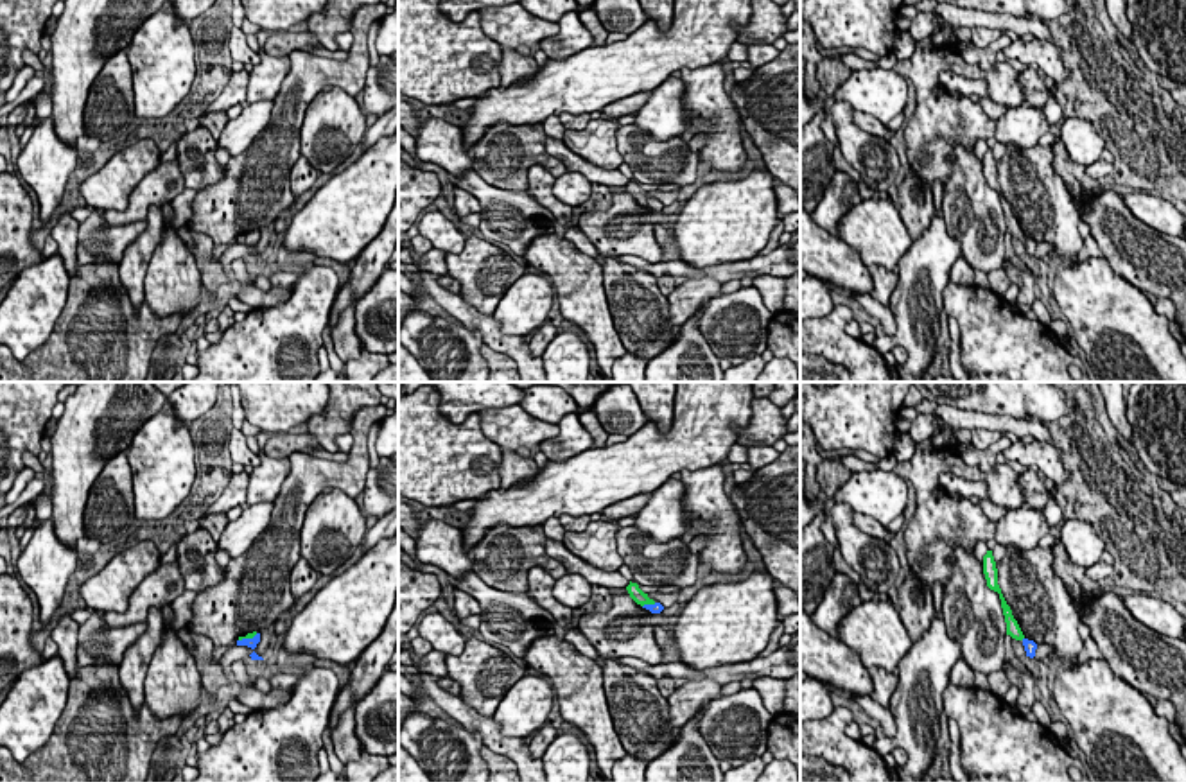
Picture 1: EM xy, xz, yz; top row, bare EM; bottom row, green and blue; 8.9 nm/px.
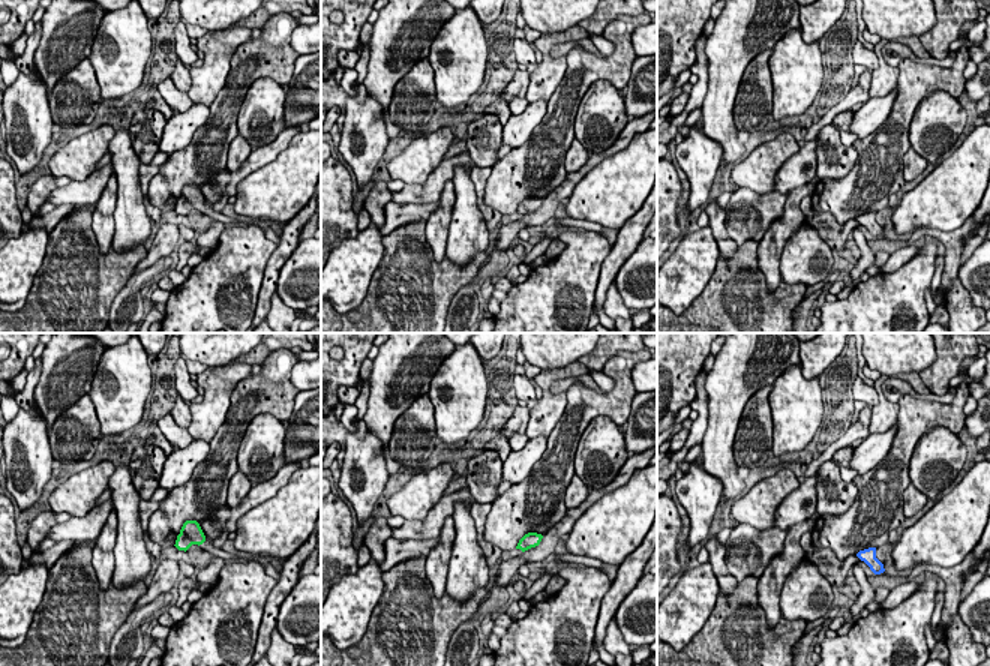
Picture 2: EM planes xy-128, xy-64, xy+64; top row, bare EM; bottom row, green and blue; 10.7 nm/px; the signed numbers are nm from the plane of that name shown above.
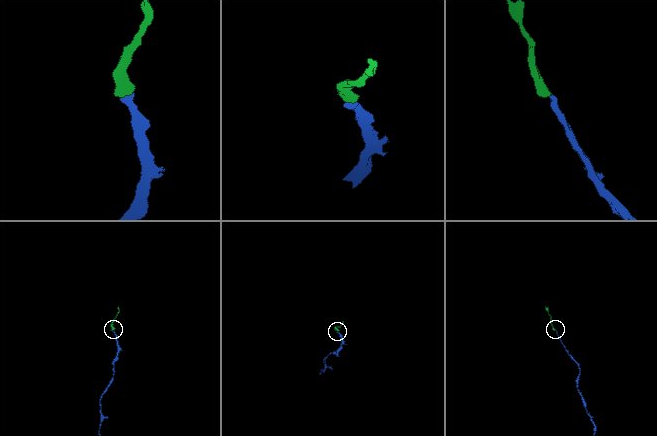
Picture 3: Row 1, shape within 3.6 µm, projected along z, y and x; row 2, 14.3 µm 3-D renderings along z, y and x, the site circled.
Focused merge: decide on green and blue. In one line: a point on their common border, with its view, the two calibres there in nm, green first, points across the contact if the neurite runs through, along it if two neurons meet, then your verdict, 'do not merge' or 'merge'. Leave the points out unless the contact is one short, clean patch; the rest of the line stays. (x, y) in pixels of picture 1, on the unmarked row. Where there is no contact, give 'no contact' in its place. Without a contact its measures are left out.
xy (248, 235) | 60/100 nm | across xy (250, 234), (248, 235), (252, 241) | merge

